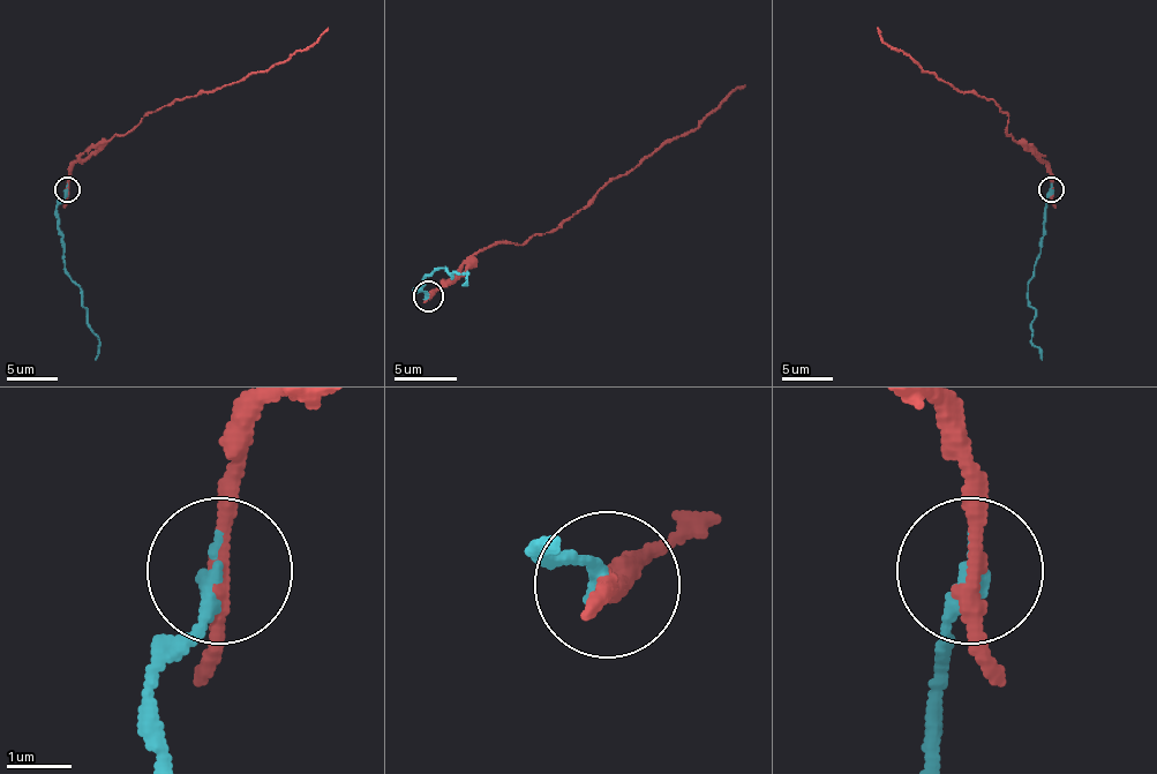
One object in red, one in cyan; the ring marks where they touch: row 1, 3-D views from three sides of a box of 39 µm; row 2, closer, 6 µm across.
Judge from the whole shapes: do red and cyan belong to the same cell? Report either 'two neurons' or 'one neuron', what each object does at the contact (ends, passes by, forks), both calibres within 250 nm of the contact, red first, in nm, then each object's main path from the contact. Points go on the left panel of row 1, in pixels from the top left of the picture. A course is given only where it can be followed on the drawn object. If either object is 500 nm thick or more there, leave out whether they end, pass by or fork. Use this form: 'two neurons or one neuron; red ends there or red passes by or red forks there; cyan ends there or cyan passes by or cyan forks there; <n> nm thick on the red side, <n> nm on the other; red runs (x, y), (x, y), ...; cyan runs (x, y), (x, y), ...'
two neurons; red passes by; cyan ends there; 240 nm thick on the red side, 280 nm on the other; red runs (67, 189), (69, 171), (92, 148), (125, 135), (145, 114), (284, 64), (297, 51), (309, 49), (327, 28); cyan runs (67, 189), (57, 207), (57, 230), (67, 276), (87, 312), (89, 329), (99, 343), (95, 360)

